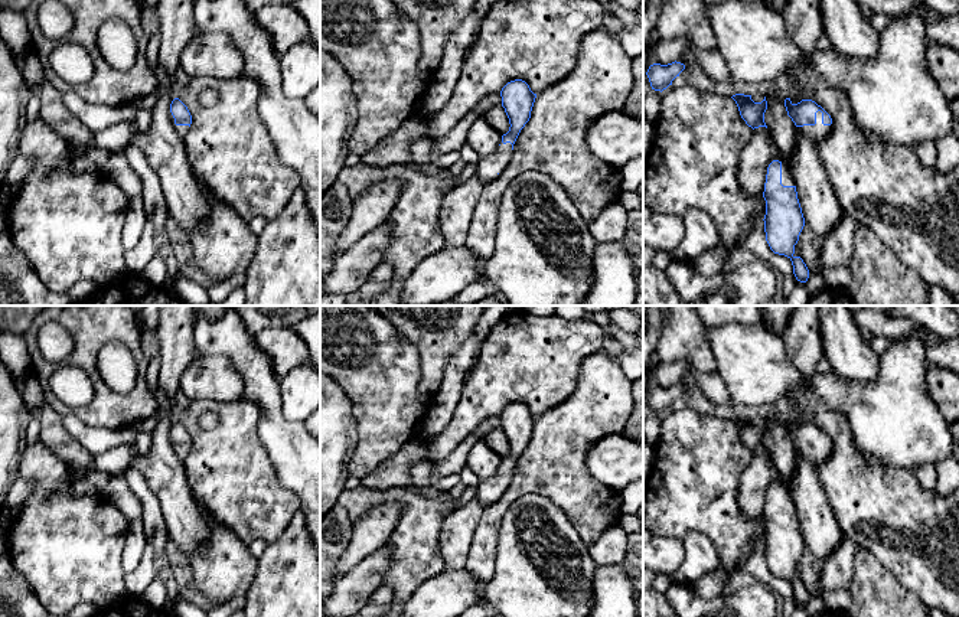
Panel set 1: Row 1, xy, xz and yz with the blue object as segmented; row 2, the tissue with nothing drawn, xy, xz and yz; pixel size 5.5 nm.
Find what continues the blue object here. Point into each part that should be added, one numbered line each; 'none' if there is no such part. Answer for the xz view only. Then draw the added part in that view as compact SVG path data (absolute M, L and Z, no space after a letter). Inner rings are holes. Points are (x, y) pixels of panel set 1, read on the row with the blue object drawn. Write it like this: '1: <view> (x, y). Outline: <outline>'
1: xz (488, 167). Outline: M503 144L490 153L486 157L482 157L476 167L476 177L486 185L487 182L493 180L511 161L512 157L512 144Z

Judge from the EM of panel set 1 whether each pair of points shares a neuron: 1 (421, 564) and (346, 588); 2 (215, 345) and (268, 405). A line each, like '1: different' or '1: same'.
1: different
2: same

